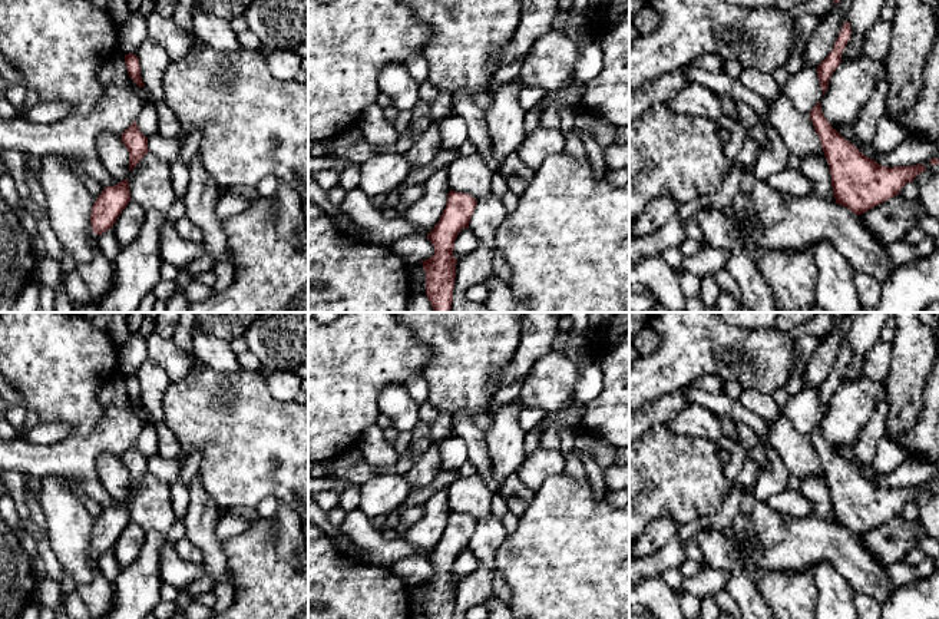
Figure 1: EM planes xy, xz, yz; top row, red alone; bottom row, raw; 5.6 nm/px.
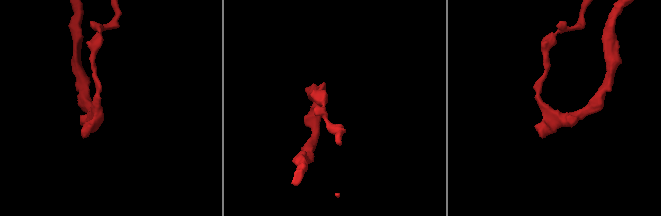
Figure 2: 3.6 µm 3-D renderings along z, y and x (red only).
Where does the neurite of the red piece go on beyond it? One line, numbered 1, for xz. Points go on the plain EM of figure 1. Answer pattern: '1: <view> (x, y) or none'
1: none

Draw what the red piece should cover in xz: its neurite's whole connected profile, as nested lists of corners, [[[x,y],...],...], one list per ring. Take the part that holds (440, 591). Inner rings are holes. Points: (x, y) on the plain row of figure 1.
[[[450,512],[439,543],[427,555],[434,567],[434,576],[421,582],[427,619],[453,619],[459,582],[453,577],[454,562],[462,550],[469,549],[476,524],[470,516]]]

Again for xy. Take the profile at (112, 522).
[[[128,500],[115,507],[103,509],[103,513],[92,527],[90,544],[90,582],[77,586],[76,592],[89,609],[90,619],[102,619],[112,610],[115,598],[113,582],[100,570],[97,557],[113,547],[122,532],[130,523]]]

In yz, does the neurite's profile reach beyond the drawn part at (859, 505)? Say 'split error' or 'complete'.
complete

